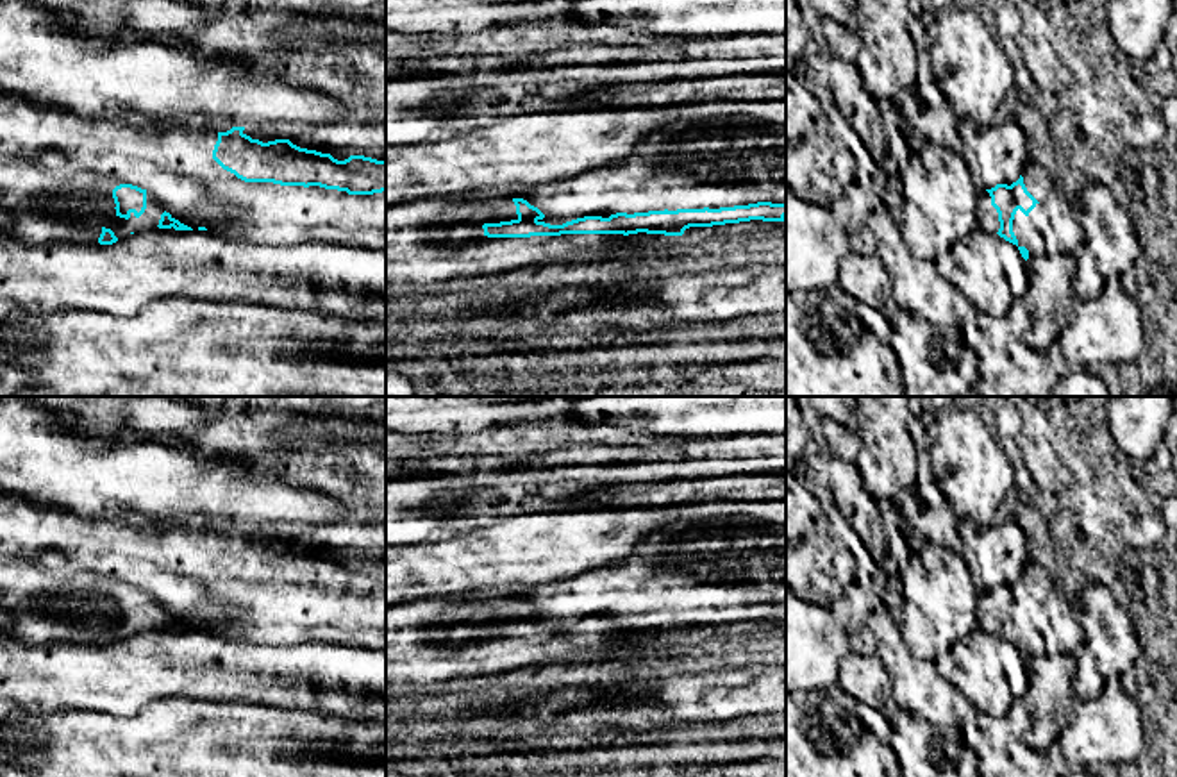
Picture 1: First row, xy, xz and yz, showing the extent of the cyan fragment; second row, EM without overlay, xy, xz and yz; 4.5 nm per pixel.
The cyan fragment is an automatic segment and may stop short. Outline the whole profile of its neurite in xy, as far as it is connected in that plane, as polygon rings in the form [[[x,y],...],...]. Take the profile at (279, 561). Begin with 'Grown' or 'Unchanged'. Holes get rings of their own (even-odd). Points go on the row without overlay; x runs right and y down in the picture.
Unchanged. [[[232,527],[218,532],[213,559],[245,582],[320,586],[348,595],[386,591],[386,561],[364,556],[338,561],[330,554],[300,548],[289,539],[263,543],[243,531],[245,527]]]

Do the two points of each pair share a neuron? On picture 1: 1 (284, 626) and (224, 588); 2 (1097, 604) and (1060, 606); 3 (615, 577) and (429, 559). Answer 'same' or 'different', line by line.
1: same
2: different
3: different

